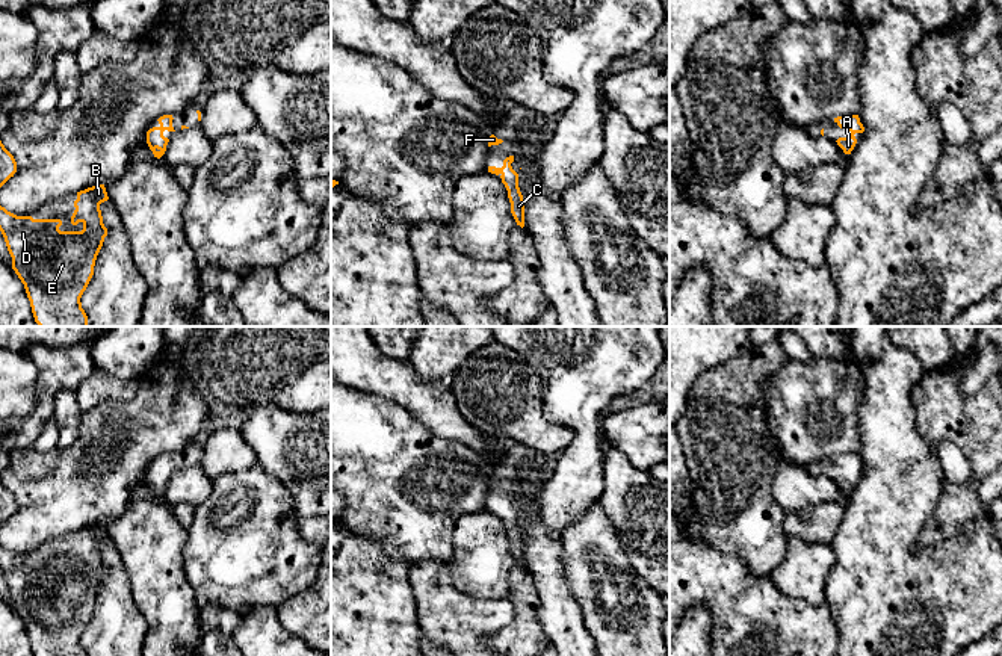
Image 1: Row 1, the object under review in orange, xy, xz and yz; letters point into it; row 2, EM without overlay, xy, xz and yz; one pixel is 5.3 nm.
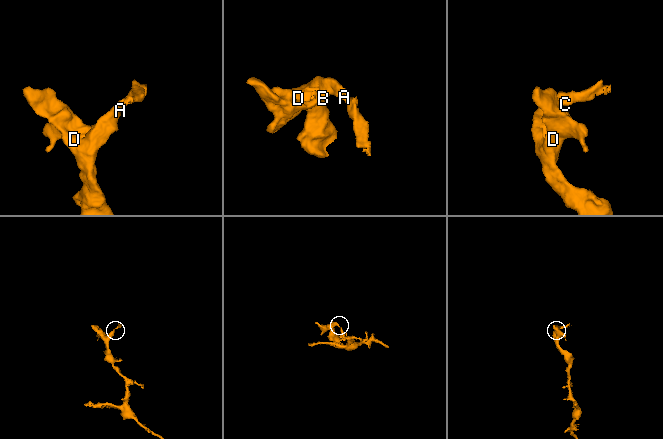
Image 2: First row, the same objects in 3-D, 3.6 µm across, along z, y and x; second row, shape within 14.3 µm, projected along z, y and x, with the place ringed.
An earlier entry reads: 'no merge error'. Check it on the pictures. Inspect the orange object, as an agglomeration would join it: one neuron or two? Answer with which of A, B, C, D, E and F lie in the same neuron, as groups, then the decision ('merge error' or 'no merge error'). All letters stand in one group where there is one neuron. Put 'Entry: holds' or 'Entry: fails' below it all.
A B C D E F; no merge error
Entry: holds

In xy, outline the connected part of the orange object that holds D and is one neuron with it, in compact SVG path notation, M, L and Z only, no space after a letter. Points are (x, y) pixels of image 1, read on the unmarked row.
M104 523L77 531L71 562L82 561L82 570L60 570L60 558L17 555L0 544L0 570L33 656L88 656L80 636L107 574L100 549L107 538Z

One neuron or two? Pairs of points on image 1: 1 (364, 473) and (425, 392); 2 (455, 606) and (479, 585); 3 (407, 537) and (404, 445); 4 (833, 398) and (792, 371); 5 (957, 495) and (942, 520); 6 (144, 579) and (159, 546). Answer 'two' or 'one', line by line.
1: two
2: two
3: one
4: one
5: one
6: one

